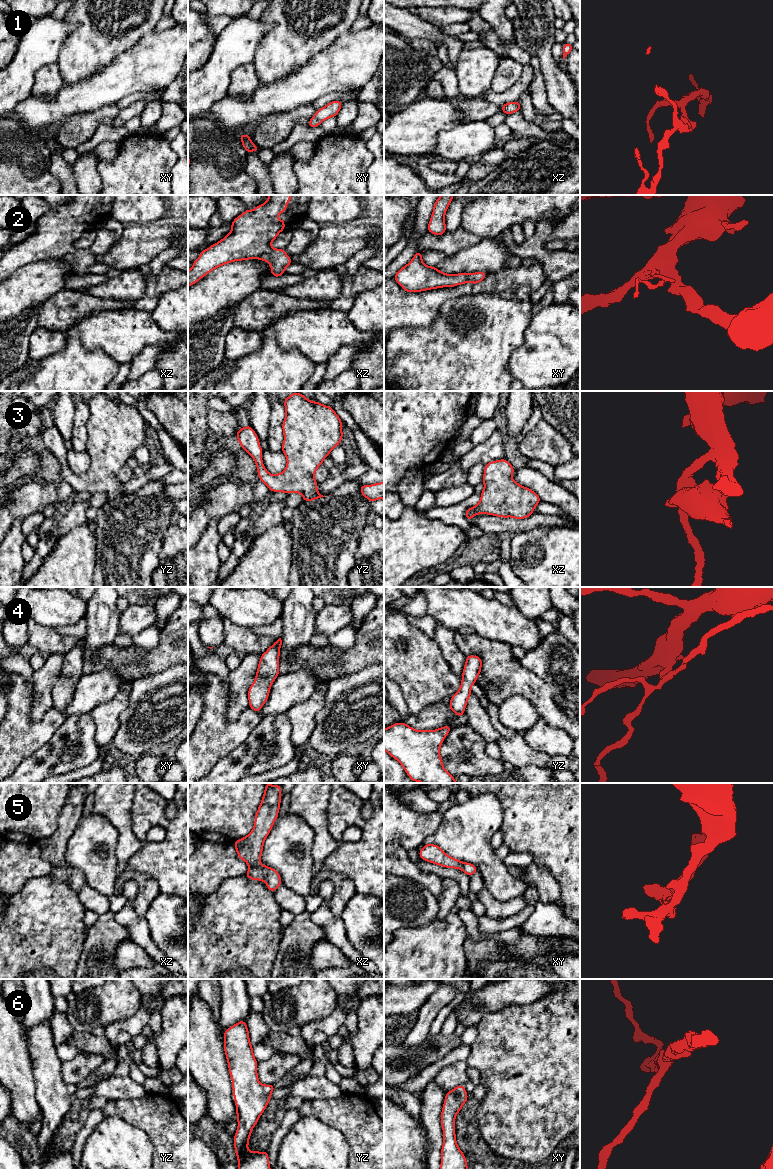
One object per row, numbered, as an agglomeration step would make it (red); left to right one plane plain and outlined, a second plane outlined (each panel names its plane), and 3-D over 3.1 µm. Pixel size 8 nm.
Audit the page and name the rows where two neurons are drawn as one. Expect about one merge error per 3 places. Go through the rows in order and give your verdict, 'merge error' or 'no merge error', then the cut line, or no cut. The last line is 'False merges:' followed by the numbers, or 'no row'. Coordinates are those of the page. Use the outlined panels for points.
1: no merge error; no cut
2: no merge error; no cut
3: no merge error; no cut
4: no merge error; no cut
5: no merge error; no cut
6: no merge error; no cut
False merges: no row

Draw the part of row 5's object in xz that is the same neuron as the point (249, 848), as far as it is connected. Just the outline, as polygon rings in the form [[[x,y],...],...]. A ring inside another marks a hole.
[[[266,783],[263,798],[255,815],[253,830],[233,843],[238,857],[248,863],[248,873],[244,877],[265,881],[271,892],[282,884],[281,877],[277,870],[261,865],[261,855],[264,841],[278,818],[280,803],[280,784],[269,785]]]

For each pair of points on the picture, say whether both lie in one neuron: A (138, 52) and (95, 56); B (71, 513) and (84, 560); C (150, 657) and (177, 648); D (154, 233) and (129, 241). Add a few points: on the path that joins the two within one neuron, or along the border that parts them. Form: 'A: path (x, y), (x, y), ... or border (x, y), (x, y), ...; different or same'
A: border (139, 40), (105, 66), (100, 67); different
B: border (87, 521), (74, 527), (57, 541); different
C: path (157, 657), (162, 657), (170, 651); same
D: path (148, 239), (146, 241), (135, 241); same

